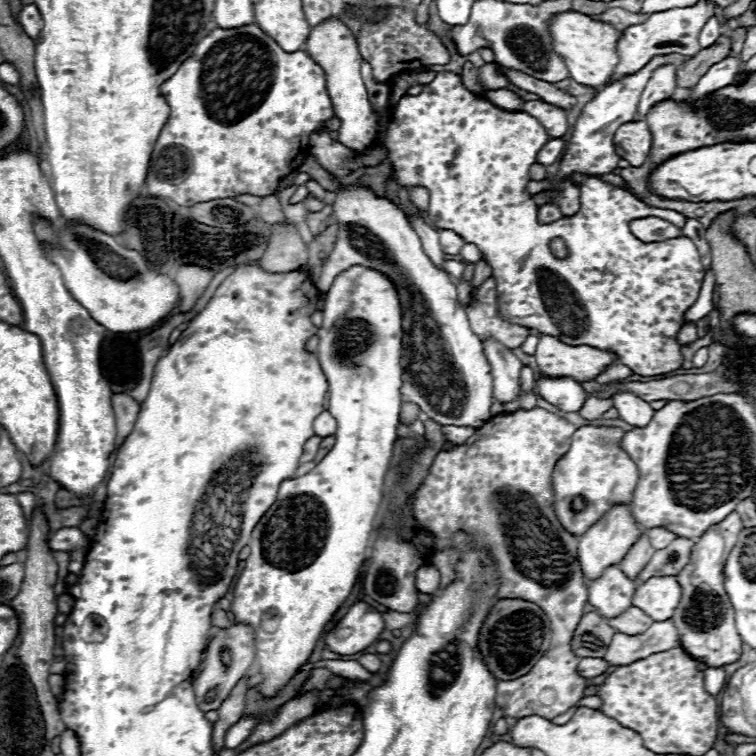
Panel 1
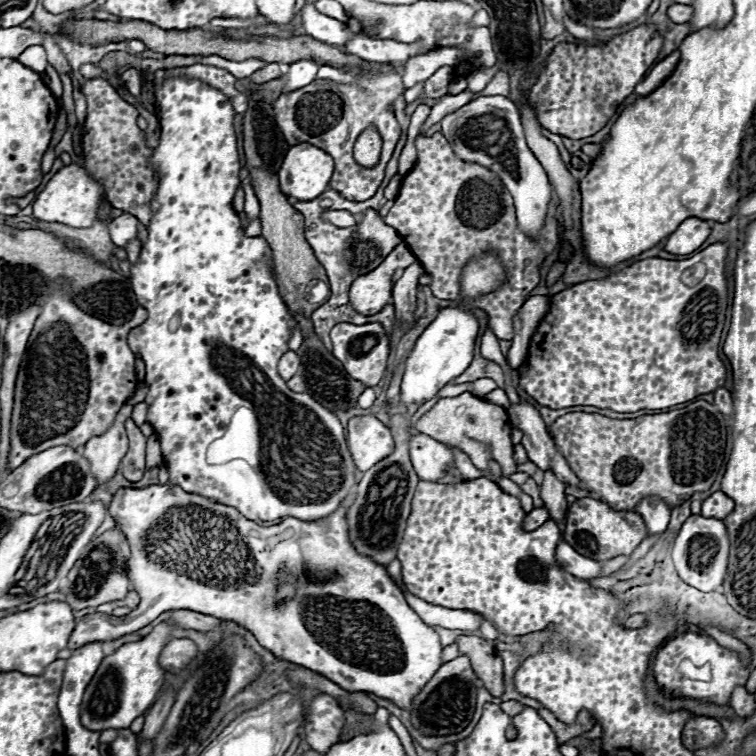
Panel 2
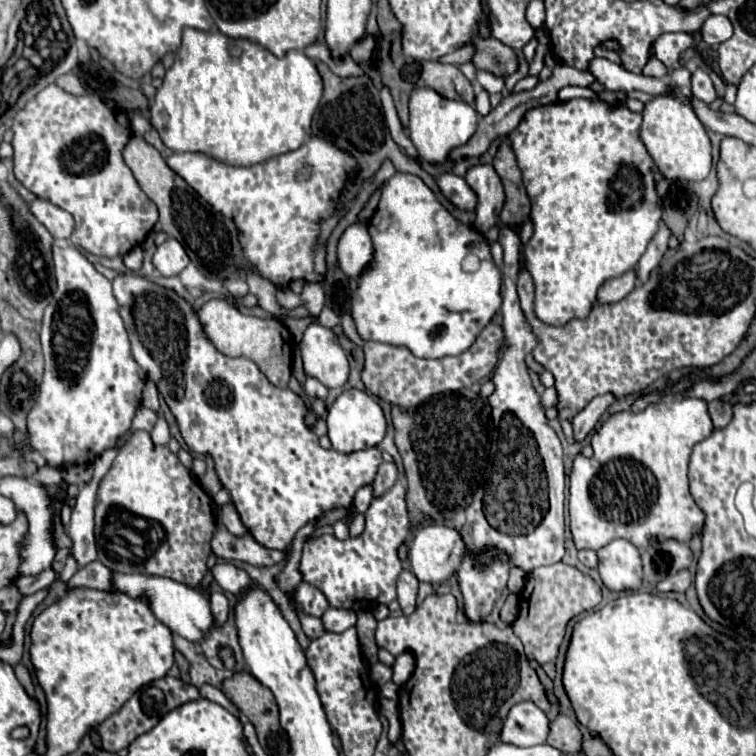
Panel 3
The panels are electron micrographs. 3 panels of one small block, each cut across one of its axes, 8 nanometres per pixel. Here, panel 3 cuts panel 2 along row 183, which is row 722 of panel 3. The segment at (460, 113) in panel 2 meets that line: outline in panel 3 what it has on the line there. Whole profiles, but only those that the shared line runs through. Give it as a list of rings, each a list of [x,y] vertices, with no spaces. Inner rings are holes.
[[[534,702],[514,704],[500,730],[500,742],[514,746],[544,744],[546,736],[548,736],[548,718]]]

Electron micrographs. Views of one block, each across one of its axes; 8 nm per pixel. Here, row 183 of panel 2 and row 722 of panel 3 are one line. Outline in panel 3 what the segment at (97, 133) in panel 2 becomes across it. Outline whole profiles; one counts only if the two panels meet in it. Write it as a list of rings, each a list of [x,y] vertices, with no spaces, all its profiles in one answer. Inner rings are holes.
[[[136,692],[116,714],[98,724],[94,730],[100,734],[106,752],[118,752],[128,748],[140,734],[154,728],[158,720],[160,714],[144,712],[144,704]]]

